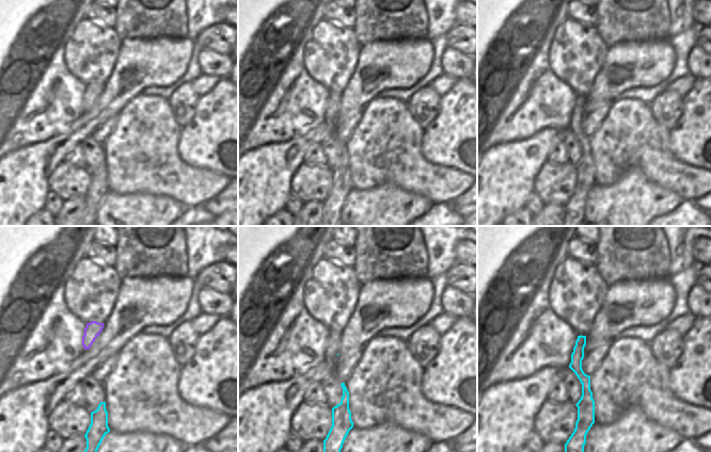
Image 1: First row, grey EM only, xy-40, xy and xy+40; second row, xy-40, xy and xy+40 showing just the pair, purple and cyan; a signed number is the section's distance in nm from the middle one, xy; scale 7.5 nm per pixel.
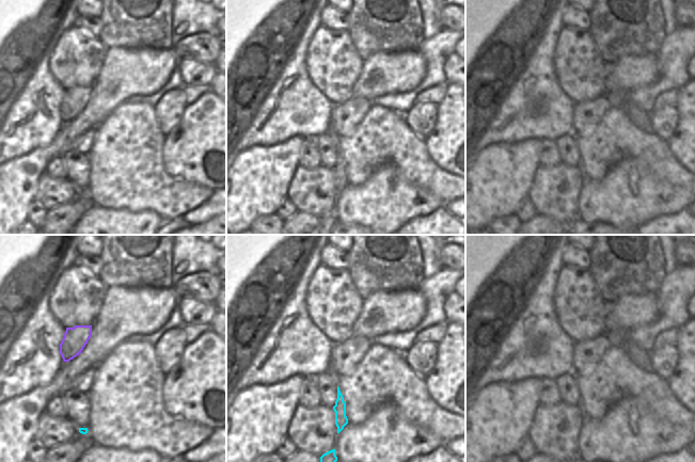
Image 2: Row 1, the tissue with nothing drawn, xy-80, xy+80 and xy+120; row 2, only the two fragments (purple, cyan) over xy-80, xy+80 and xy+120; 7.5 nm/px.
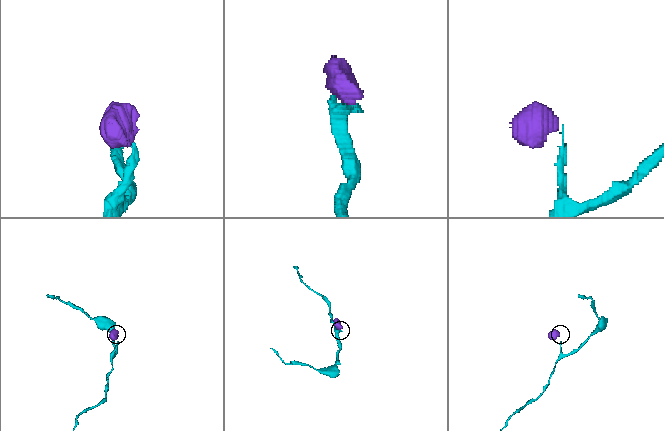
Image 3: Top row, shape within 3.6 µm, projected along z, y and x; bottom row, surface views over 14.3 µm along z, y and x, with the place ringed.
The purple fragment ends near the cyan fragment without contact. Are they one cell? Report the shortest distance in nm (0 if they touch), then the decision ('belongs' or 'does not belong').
gap 420 nm; belongs

